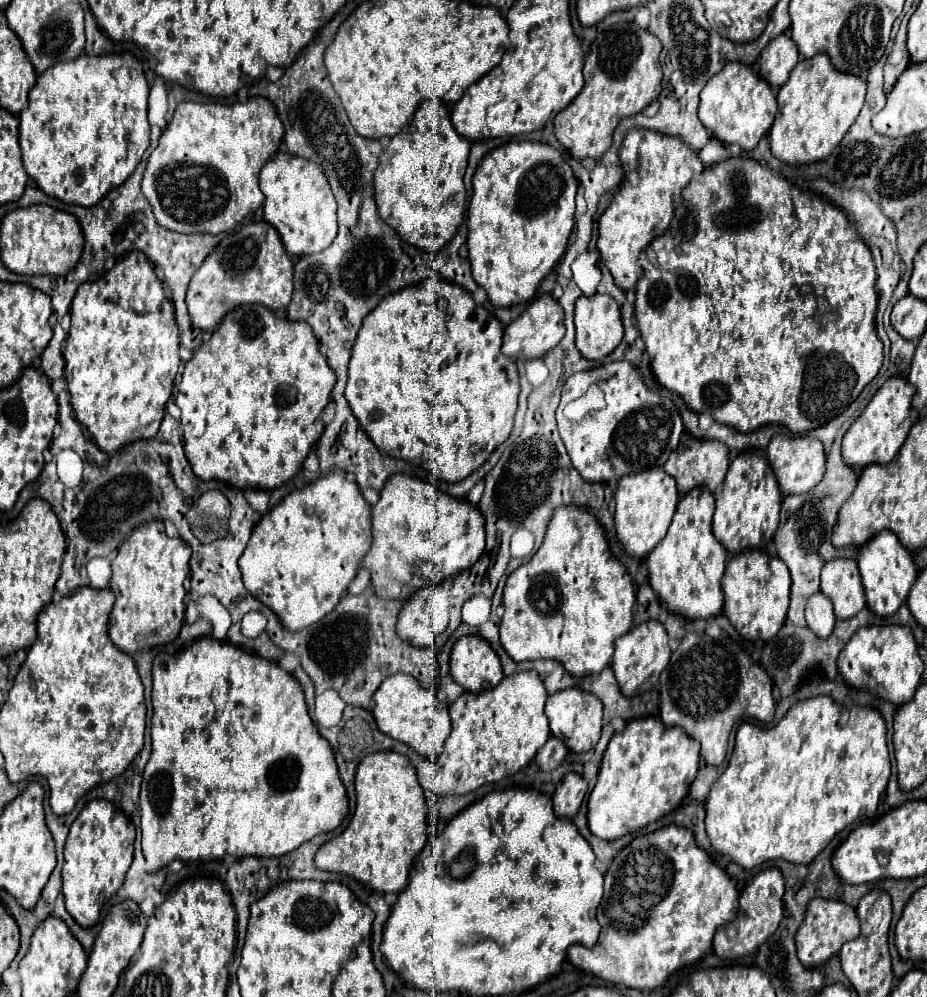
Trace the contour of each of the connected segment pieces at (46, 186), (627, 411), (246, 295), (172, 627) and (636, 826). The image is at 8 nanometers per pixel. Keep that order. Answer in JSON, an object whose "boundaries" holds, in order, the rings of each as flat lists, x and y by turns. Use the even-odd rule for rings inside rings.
{"boundaries":[[[82,54,76,60,58,62,58,64,50,66,44,74,38,76,36,86,28,94,28,106,20,112,20,148,22,148,22,162,24,162,26,174,30,178,34,178,38,188,42,192,46,192,48,196,54,196,54,198,58,198,62,202,68,202,68,204,80,204,84,208,94,206,112,188,120,186,136,170,138,162,142,160,142,154,146,152,148,142,150,142,150,124,146,120,146,108,148,108,148,82,144,78,140,62,136,58,132,58,132,56,128,56,128,54,102,54,102,56]],[[630,362,576,372,562,388,556,418,568,456,588,482,606,482,628,472,664,466,684,432,674,402,648,390]],[[252,222,228,234,198,268,186,292,186,304,192,324,204,332,216,330,222,316,244,304,262,304,280,310,290,304,292,296,292,260,268,222]],[[146,522,138,526,118,548,118,556,112,562,112,582,110,590,116,594,116,604,110,614,108,622,108,634,110,640,126,654,134,654,144,647,149,647,151,639,154,638,154,644,164,645,172,642,182,624,184,624,184,598,186,598,186,588,184,582,190,576,190,546,182,538,170,538,164,532,164,522]],[[646,716,626,722,626,728,620,734,614,734,614,738,610,740,600,764,598,782,588,798,590,832,602,840,618,840,624,834,640,830,650,822,656,822,658,818,676,810,688,794,688,788,698,772,698,762,700,746,682,728,666,726,658,716]]]}

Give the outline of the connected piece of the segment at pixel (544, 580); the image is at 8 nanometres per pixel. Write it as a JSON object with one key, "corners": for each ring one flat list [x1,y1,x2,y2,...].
{"corners":[[562,506,554,512,538,552,506,580,500,642,516,662,552,658,558,660,564,670,576,678,584,678,586,674,600,674,606,666,610,666,614,640,626,634,632,626,634,602,636,592,632,578,628,576,626,568,610,554,602,524,586,508]]}

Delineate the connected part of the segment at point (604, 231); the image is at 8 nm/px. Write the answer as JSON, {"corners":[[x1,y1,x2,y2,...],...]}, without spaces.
{"corners":[[630,130,620,150,620,160,626,174,618,194,598,220,598,252,616,286,628,292,634,290,642,276,642,266,638,264,640,252,670,226,682,190,704,170,704,166,698,154,680,138,654,130]]}

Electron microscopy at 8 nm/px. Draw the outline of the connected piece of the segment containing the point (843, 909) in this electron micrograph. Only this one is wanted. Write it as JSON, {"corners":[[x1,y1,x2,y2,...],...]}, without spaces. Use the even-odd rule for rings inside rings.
{"corners":[[814,898,808,904,806,918,798,928,796,934,796,948,798,948,798,960,804,966,822,966,828,958,840,952,842,944,848,940,854,940,860,934,860,922,856,916,856,910,844,902,838,900,826,900,826,898]]}

